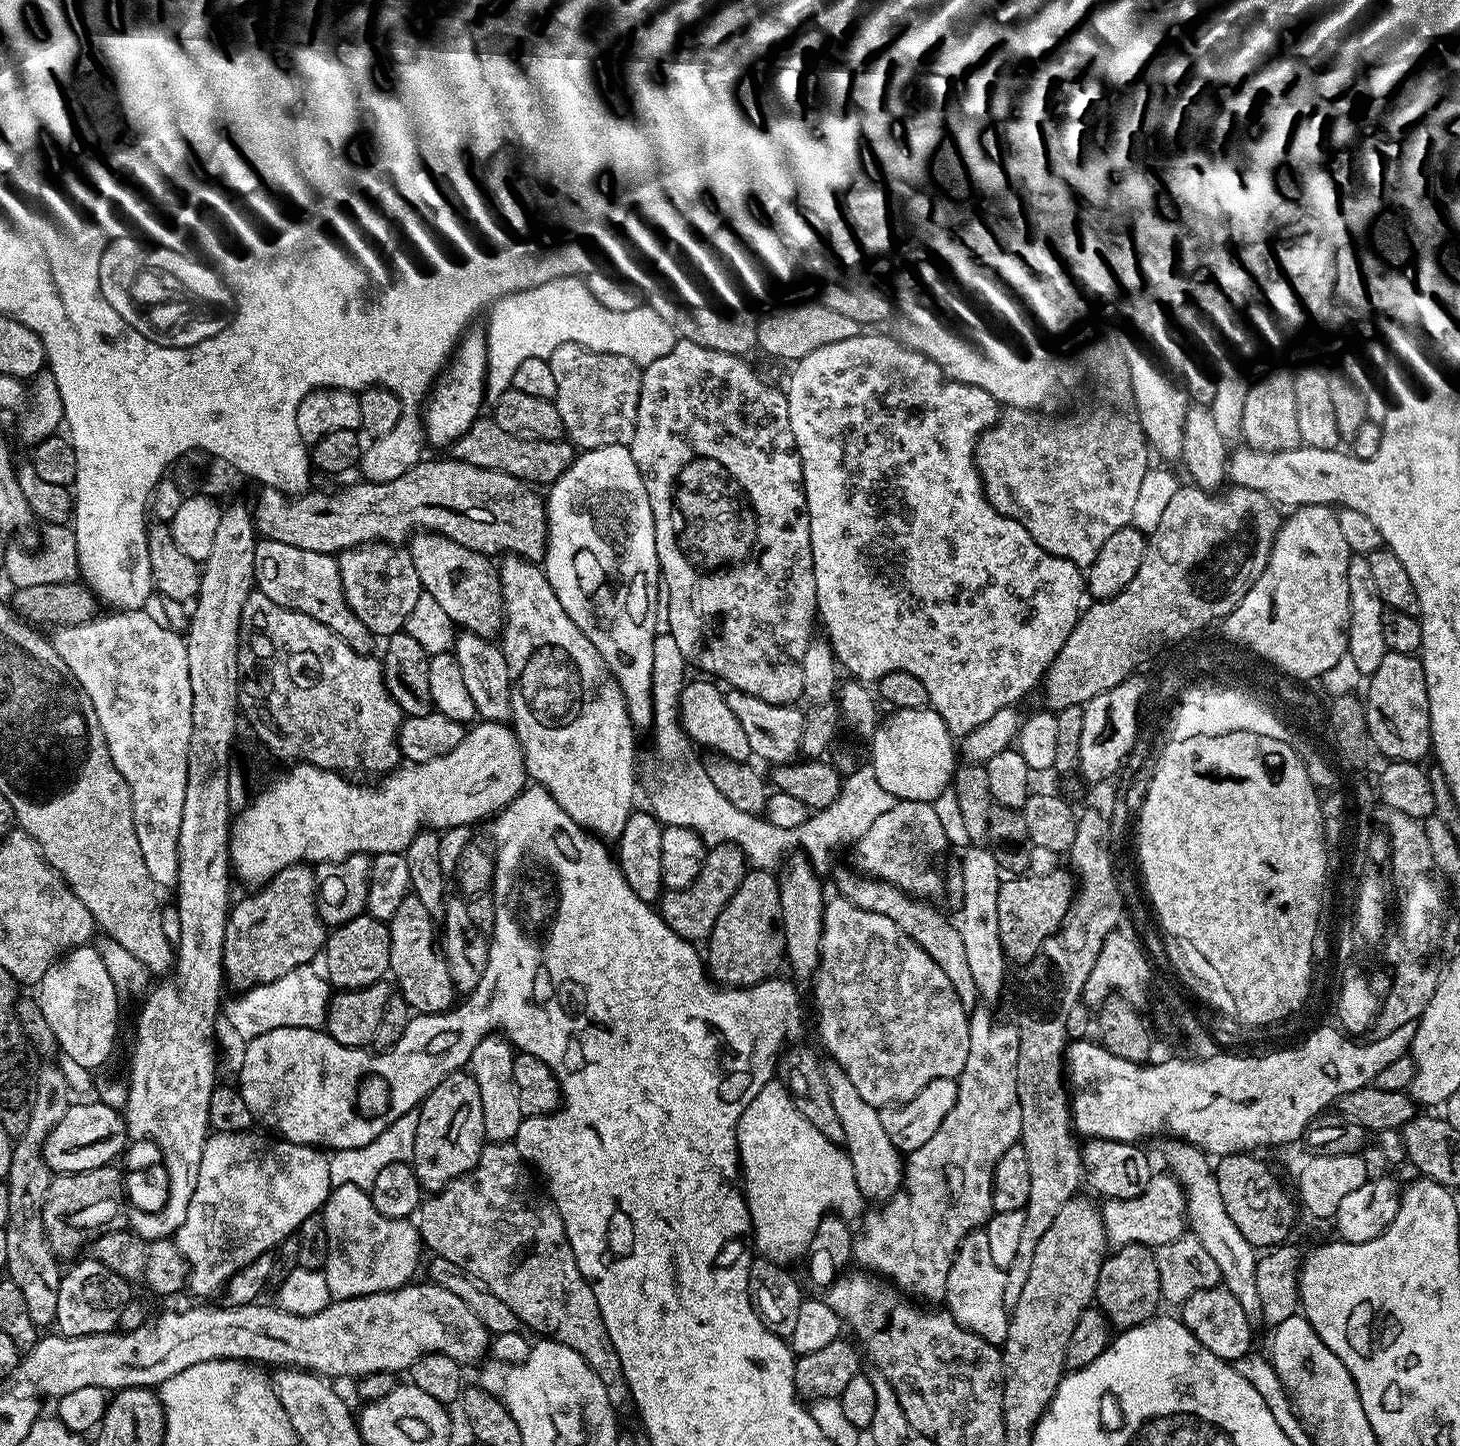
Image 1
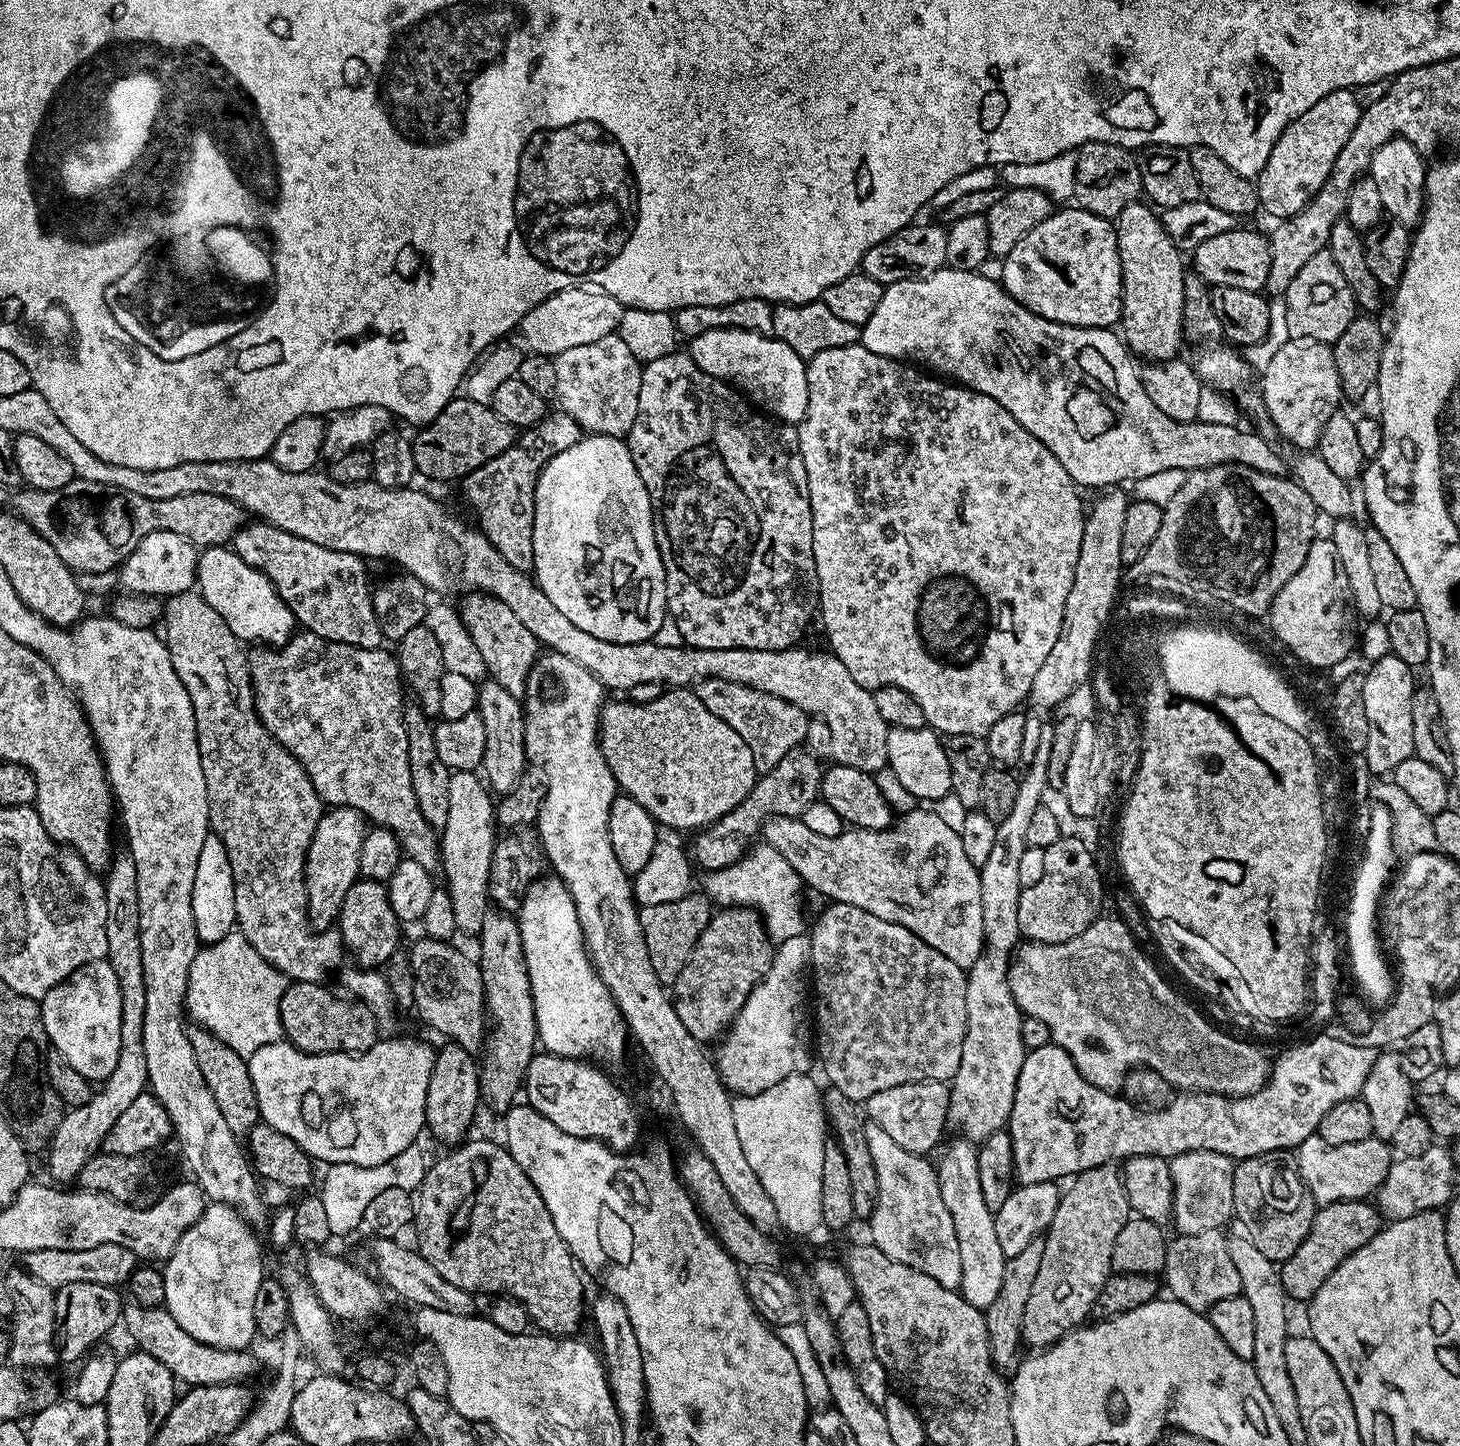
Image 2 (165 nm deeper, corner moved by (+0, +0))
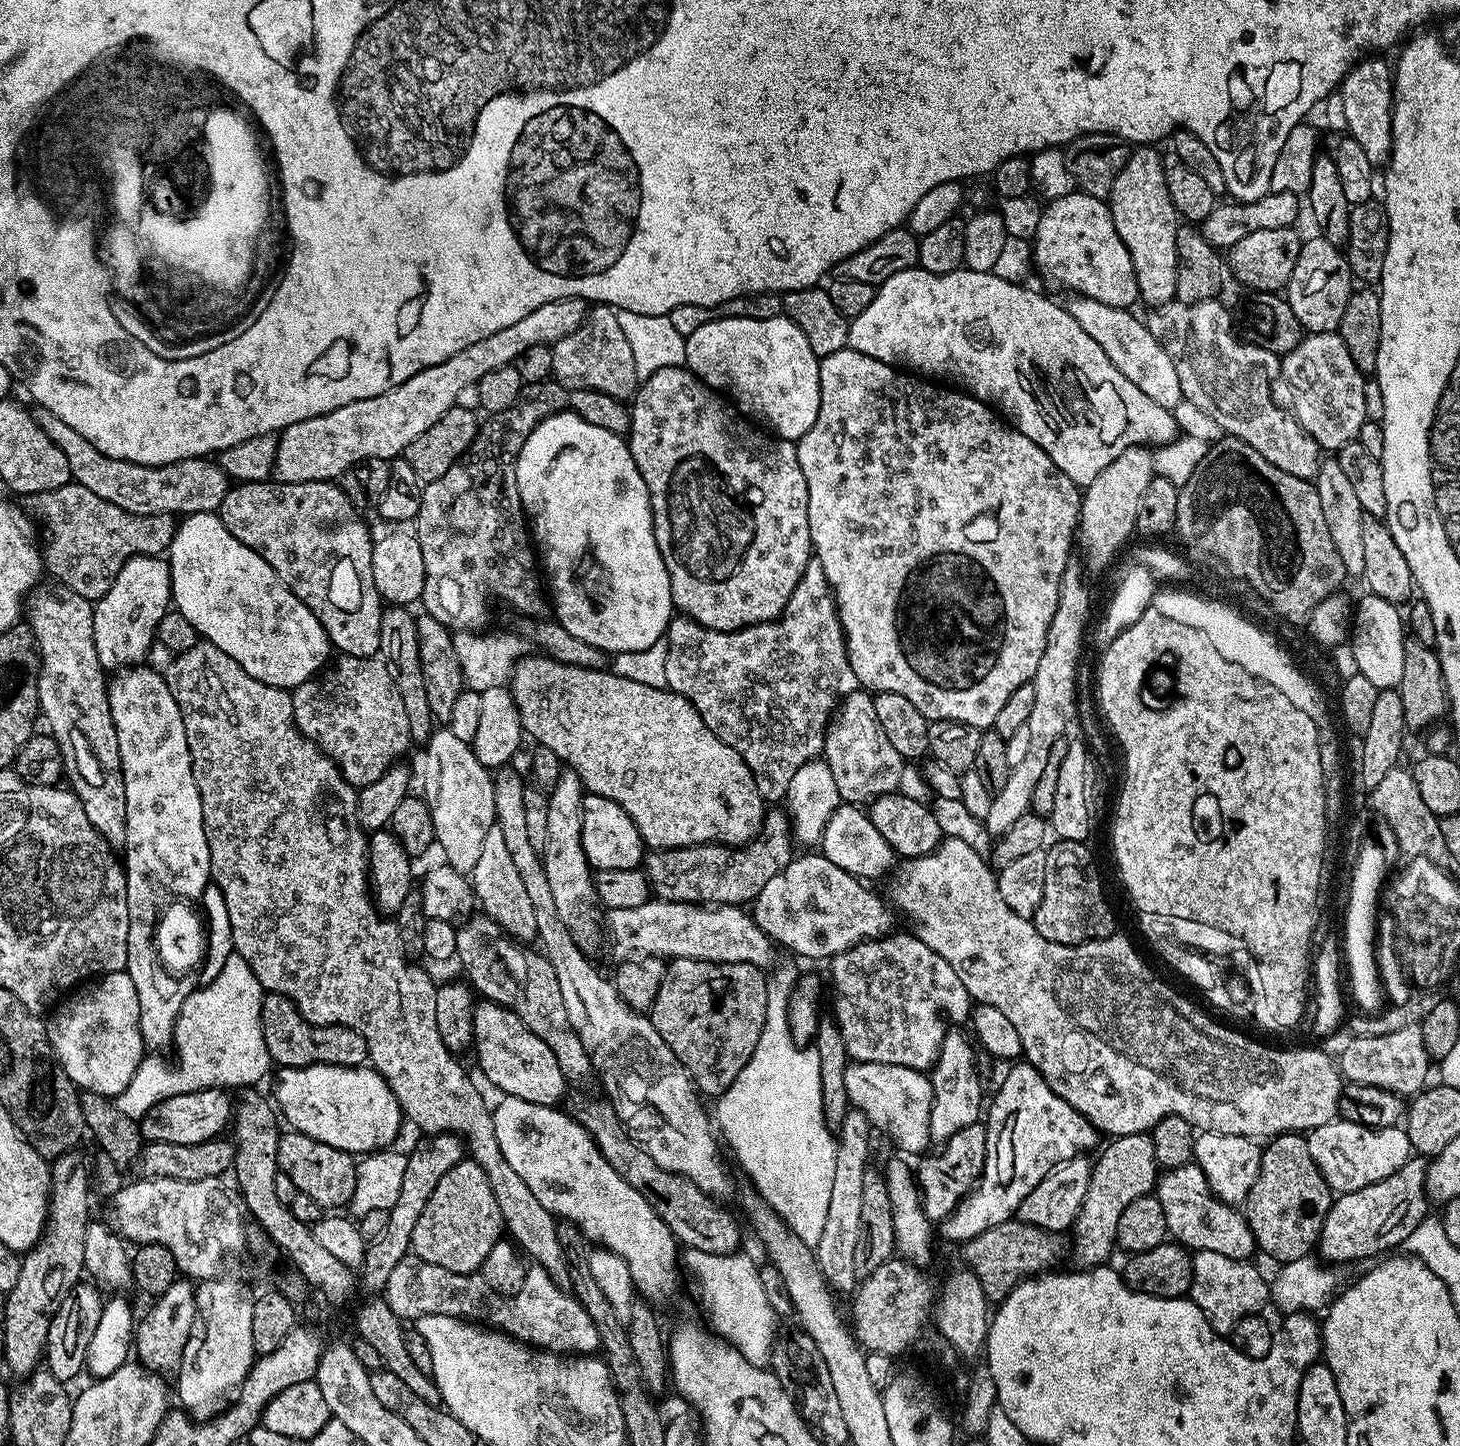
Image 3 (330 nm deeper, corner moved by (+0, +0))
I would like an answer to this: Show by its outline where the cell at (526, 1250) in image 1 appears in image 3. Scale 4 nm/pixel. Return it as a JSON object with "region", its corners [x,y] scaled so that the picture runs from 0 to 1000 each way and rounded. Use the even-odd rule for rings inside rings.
{"region":[[[317,801],[297,820],[292,835],[284,848],[282,865],[297,876],[305,876],[312,880],[328,880],[336,862],[344,857],[345,843],[338,831],[338,823],[325,802]]]}

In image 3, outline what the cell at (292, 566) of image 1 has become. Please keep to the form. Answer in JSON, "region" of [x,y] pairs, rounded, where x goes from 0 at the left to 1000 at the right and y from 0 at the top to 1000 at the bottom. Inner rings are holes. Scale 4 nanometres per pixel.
{"region":[[[188,331],[171,333],[171,335],[164,333],[161,336],[157,337],[155,344],[152,344],[152,347],[151,348],[149,356],[151,360],[155,364],[155,367],[158,367],[158,369],[160,369],[160,372],[163,372],[163,375],[166,375],[166,378],[171,378],[177,384],[182,386],[182,389],[185,389],[188,397],[190,397],[190,400],[193,400],[195,405],[214,423],[215,427],[218,427],[218,430],[221,430],[221,433],[225,439],[225,446],[231,452],[236,454],[258,454],[260,451],[260,424],[262,423],[262,414],[261,411],[257,407],[255,395],[254,393],[254,382],[256,371],[252,369],[252,365],[248,360],[244,360],[244,357],[245,357],[245,352],[242,351],[240,344],[237,344],[237,342],[233,338],[232,334],[226,332],[216,332],[215,333],[199,333],[198,335],[193,335]],[[227,360],[230,363],[228,365],[224,365],[222,362],[226,362]]]}

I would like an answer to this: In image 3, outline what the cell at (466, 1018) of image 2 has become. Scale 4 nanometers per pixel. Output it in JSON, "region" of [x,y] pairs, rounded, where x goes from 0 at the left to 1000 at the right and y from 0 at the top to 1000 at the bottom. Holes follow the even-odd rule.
{"region":[[[329,691],[325,698],[325,728],[326,733],[329,735],[329,739],[332,741],[332,744],[340,752],[341,754],[345,755],[346,759],[351,758],[360,762],[366,763],[375,763],[376,765],[383,764],[384,760],[386,758],[386,754],[390,752],[389,746],[386,745],[385,737],[382,737],[382,732],[379,732],[379,726],[368,718],[360,710],[349,698],[345,697],[343,694],[340,694],[338,692]]]}

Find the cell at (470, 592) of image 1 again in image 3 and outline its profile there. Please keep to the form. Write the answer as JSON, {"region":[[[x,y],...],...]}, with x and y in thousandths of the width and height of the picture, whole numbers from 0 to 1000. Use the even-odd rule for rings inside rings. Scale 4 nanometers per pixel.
{"region":[[[362,452],[357,454],[351,461],[349,475],[360,507],[362,510],[365,509],[369,517],[379,519],[379,521],[382,521],[384,526],[396,535],[397,541],[405,550],[418,552],[421,555],[423,555],[423,557],[426,557],[426,560],[429,560],[429,563],[432,563],[434,571],[437,571],[437,577],[445,587],[469,586],[476,584],[509,585],[521,576],[521,572],[523,571],[525,564],[525,554],[519,549],[519,544],[516,541],[515,534],[505,521],[505,519],[497,516],[497,513],[495,513],[495,510],[492,510],[492,508],[489,508],[489,505],[486,505],[486,502],[484,502],[484,499],[481,499],[477,489],[464,479],[461,479],[457,475],[449,476],[440,474],[438,472],[432,471],[432,469],[424,468],[420,463],[386,459],[379,456],[375,452]]]}

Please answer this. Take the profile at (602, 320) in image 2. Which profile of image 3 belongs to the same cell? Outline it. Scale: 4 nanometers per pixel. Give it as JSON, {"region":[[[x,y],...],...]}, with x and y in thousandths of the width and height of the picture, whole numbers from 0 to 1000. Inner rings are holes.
{"region":[[[396,205],[377,207],[374,209],[374,212],[368,212],[368,214],[360,217],[360,220],[352,223],[352,225],[347,225],[347,228],[341,228],[341,231],[336,231],[336,234],[330,234],[330,237],[319,239],[319,242],[314,242],[311,248],[305,248],[305,250],[300,250],[300,253],[295,253],[284,259],[284,261],[278,261],[275,267],[270,267],[264,270],[264,272],[248,275],[245,278],[240,278],[240,281],[226,284],[226,286],[201,292],[201,295],[191,299],[186,323],[188,331],[193,335],[229,333],[235,326],[240,325],[242,320],[248,320],[251,317],[268,319],[273,316],[279,311],[281,306],[286,303],[286,300],[295,297],[295,295],[297,295],[305,284],[313,281],[312,276],[316,269],[326,266],[332,259],[336,259],[336,256],[341,256],[341,253],[353,252],[355,245],[358,245],[358,242],[363,242],[363,239],[377,239],[388,234],[388,231],[393,231],[403,219],[403,212],[403,208]]]}

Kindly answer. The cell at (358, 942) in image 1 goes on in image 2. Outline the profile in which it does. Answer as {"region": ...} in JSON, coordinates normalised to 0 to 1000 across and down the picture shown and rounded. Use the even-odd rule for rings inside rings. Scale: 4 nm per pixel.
{"region":[[[245,607],[240,615],[237,615],[232,634],[232,644],[238,660],[240,663],[242,661],[246,669],[258,671],[265,667],[266,663],[275,655],[274,642],[275,638],[270,632],[265,613],[261,609]]]}

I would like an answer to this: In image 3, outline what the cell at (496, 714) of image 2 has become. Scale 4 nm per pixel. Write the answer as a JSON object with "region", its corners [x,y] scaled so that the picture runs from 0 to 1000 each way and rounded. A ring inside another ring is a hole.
{"region":[[[351,533],[343,533],[339,537],[339,572],[344,574],[344,580],[349,587],[349,594],[358,607],[360,619],[366,627],[367,646],[369,652],[373,652],[371,658],[375,662],[377,668],[379,668],[385,693],[388,696],[388,704],[390,704],[390,710],[393,710],[393,715],[399,718],[401,729],[404,729],[406,742],[414,749],[413,757],[421,765],[428,780],[436,784],[444,780],[447,786],[444,797],[451,806],[453,806],[453,809],[473,815],[475,820],[487,827],[497,828],[501,824],[502,826],[501,813],[493,800],[494,792],[488,775],[486,770],[485,772],[482,770],[479,764],[480,759],[468,736],[462,726],[456,723],[453,715],[448,712],[446,705],[440,700],[435,700],[422,687],[421,680],[417,676],[416,678],[403,665],[405,663],[395,654],[393,649],[390,649],[390,643],[388,643],[388,640],[385,638],[371,590],[366,587],[362,580],[358,555],[360,540],[355,535],[348,533]]]}

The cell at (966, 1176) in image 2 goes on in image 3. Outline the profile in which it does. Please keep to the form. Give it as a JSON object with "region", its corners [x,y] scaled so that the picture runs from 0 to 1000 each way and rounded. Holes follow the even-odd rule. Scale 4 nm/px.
{"region":[[[650,712],[636,745],[638,751],[637,787],[643,793],[657,781],[669,777],[674,768],[673,751],[667,736],[667,726],[657,712]]]}

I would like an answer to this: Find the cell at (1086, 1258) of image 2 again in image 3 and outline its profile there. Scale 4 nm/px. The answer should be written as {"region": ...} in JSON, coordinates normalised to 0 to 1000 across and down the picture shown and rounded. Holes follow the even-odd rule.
{"region":[[[782,783],[771,784],[758,790],[759,792],[757,790],[753,795],[753,800],[750,800],[744,828],[741,828],[741,834],[733,850],[733,871],[740,878],[753,877],[758,872],[756,871],[761,867],[762,863],[765,862],[764,851],[768,837],[771,837],[777,828],[787,826],[791,822],[793,815],[788,785]]]}

